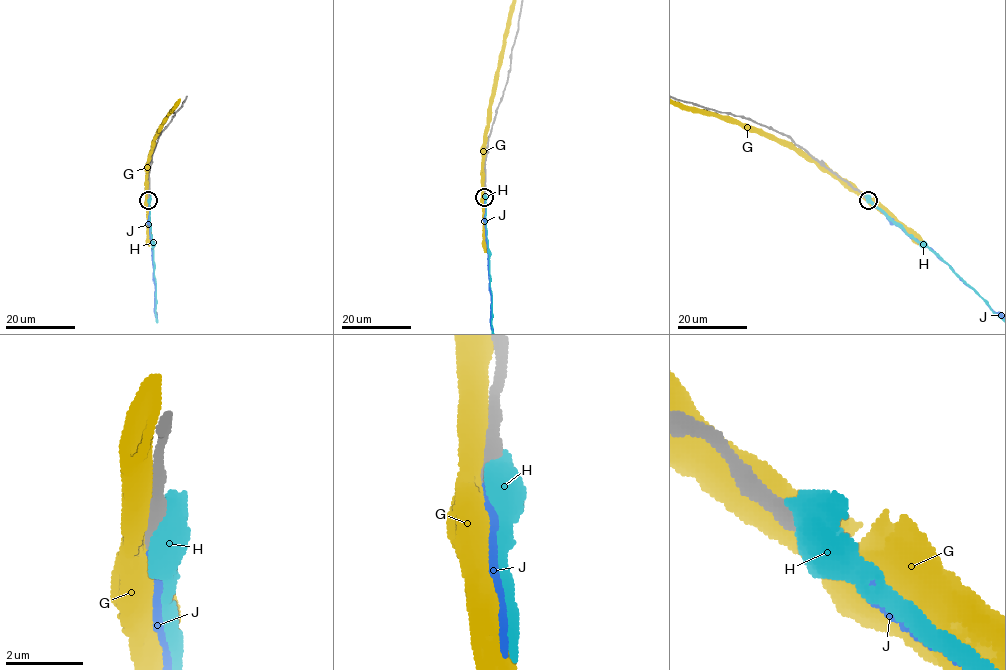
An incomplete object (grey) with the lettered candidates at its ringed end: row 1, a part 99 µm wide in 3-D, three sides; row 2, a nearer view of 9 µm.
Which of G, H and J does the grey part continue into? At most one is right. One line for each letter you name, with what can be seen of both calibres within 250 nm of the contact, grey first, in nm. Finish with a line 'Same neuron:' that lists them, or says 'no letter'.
J: 320 nm thick on the grey side, 260 nm on the other
Same neuron: J

